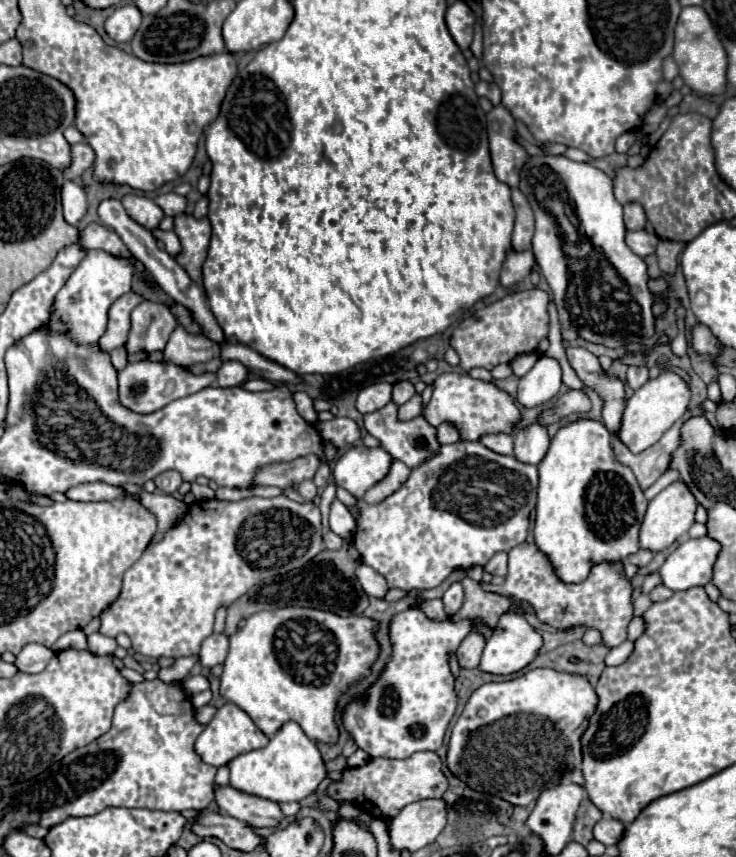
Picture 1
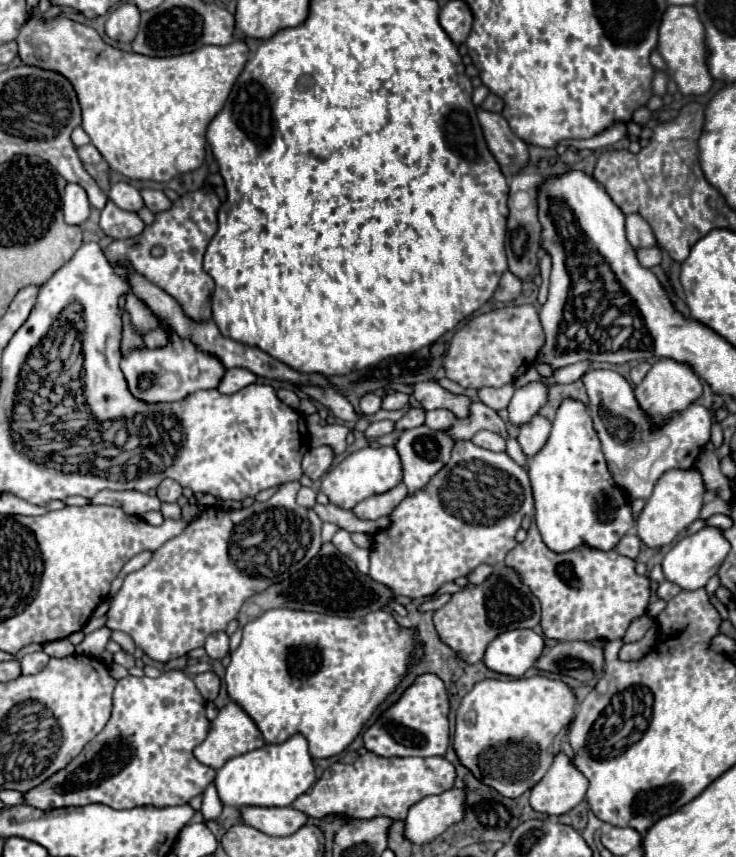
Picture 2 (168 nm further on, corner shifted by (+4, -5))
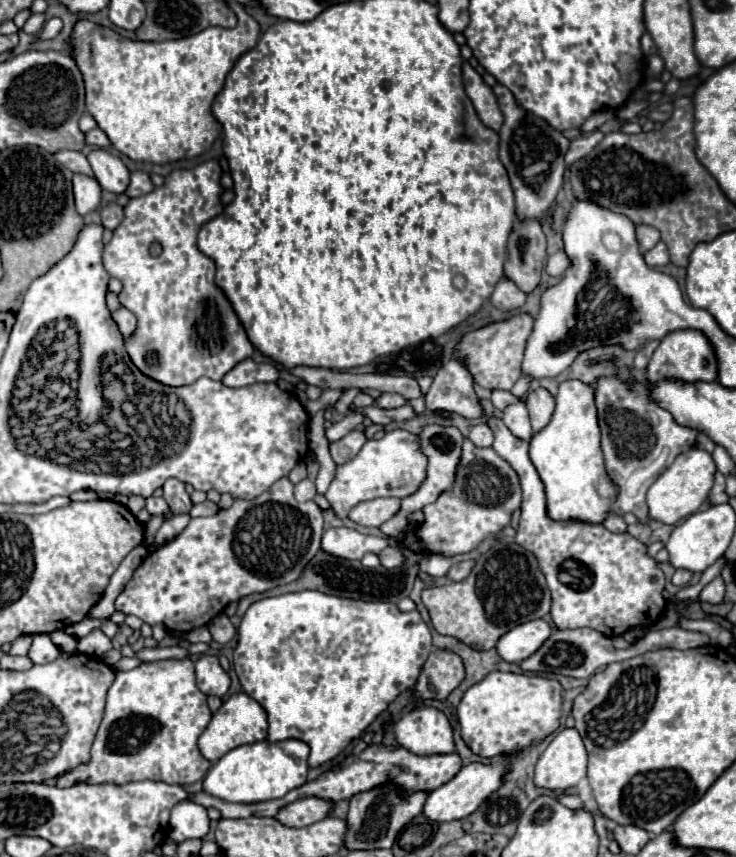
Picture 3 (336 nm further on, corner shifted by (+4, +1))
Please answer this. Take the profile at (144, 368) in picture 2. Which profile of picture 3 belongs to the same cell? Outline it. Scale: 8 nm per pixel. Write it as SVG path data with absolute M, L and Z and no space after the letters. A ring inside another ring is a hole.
M216 160L204 162L192 170L174 170L166 176L166 184L162 188L156 188L146 196L132 198L124 206L126 218L114 230L112 240L104 246L104 268L124 286L120 292L120 302L138 318L136 332L124 342L126 352L144 376L166 386L186 386L202 376L222 380L222 376L232 370L232 366L244 358L250 358L254 352L254 346L250 344L228 298L214 284L214 262L196 246L200 228L224 210L220 204L220 194L220 166ZM152 242L158 242L162 246L162 252L158 256L150 254Z

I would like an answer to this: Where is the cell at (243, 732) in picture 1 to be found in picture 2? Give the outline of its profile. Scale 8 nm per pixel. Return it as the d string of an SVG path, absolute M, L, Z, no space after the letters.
M230 702L228 706L224 706L224 708L218 712L216 720L214 720L212 726L210 726L210 732L208 732L206 740L204 740L200 746L194 748L194 756L196 756L202 764L218 770L226 760L230 760L230 758L234 758L234 756L240 756L240 754L244 754L244 752L262 748L264 744L266 744L266 740L264 740L262 732L258 730L256 722L254 722L236 702Z

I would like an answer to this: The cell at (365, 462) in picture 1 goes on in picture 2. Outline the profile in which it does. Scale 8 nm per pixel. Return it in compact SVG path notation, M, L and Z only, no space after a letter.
M380 446L380 448L362 448L350 456L346 456L336 468L332 468L322 480L322 492L328 496L330 504L340 506L344 510L352 510L358 502L392 490L396 484L402 482L402 468L400 456L394 446Z

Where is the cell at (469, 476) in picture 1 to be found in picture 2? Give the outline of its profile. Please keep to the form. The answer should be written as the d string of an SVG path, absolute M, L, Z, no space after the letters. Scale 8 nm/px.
M458 440L450 462L430 480L430 484L418 490L414 496L406 496L400 506L390 514L392 524L374 536L370 556L370 576L394 590L394 594L408 598L432 596L438 586L454 582L470 574L480 564L502 564L504 556L516 546L516 532L526 514L532 514L534 500L528 472L518 466L504 452L484 450L470 440Z

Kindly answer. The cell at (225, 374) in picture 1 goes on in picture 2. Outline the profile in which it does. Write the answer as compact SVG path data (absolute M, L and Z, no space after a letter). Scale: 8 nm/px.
M230 368L230 370L226 370L226 374L218 386L218 392L234 394L252 382L256 382L256 376L252 372L248 372L246 368Z

